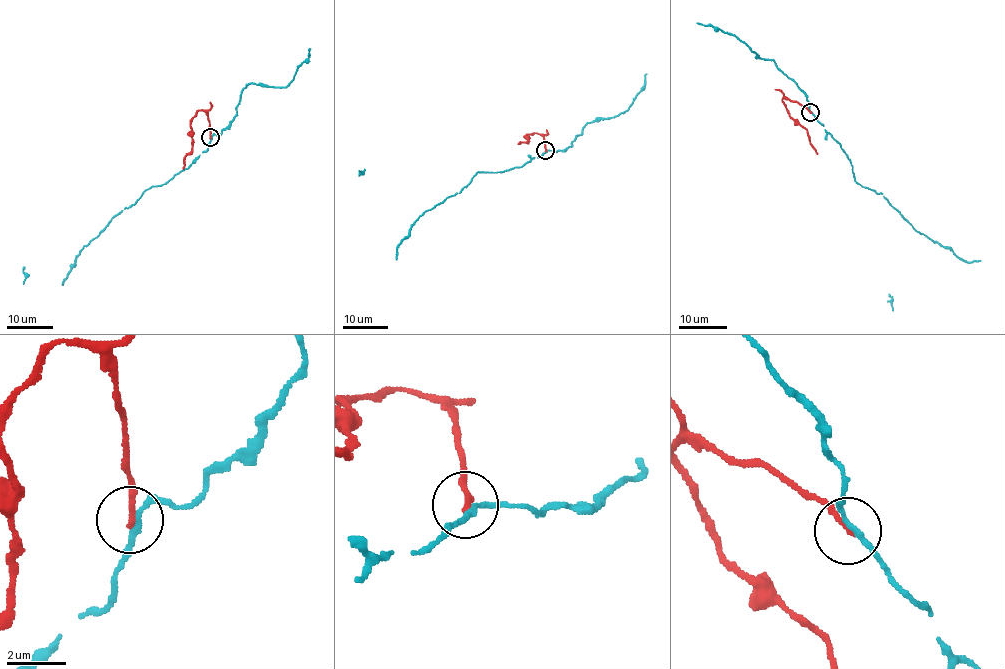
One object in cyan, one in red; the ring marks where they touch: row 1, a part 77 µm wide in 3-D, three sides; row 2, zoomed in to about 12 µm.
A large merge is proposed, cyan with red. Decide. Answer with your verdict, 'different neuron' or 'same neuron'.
different neuron

